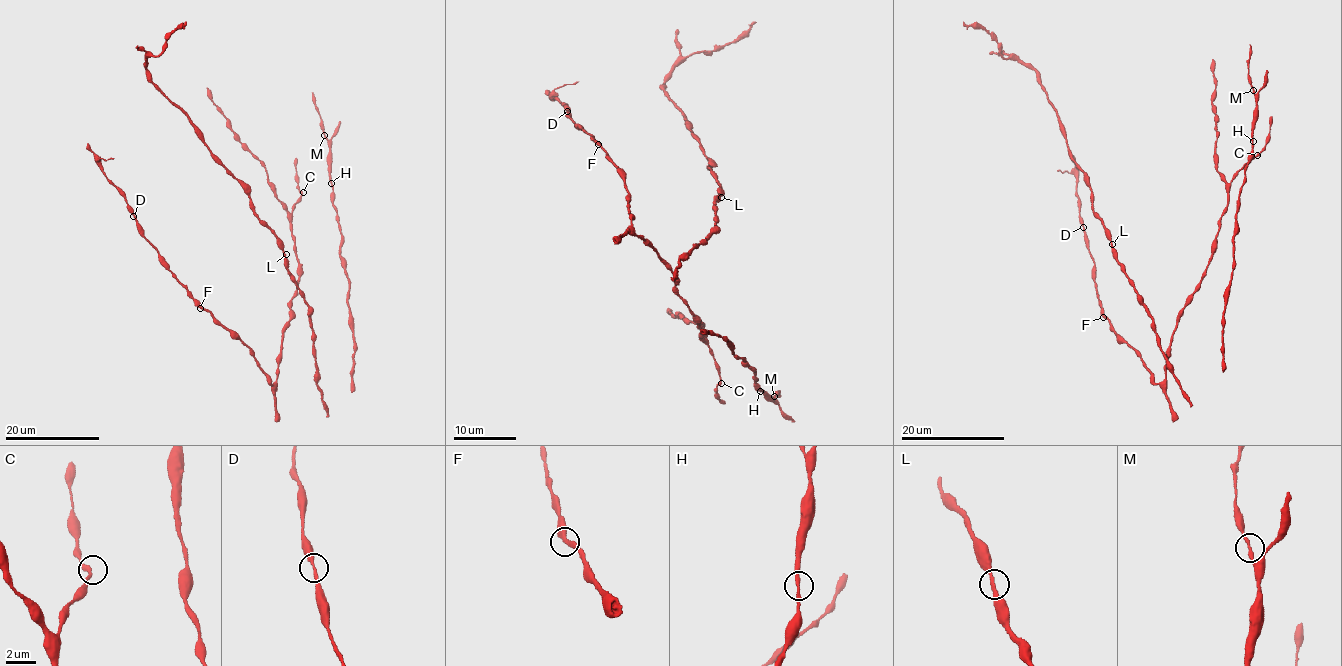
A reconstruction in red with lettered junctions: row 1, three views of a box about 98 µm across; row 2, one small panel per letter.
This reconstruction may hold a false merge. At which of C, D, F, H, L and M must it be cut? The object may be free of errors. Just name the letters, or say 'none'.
none

